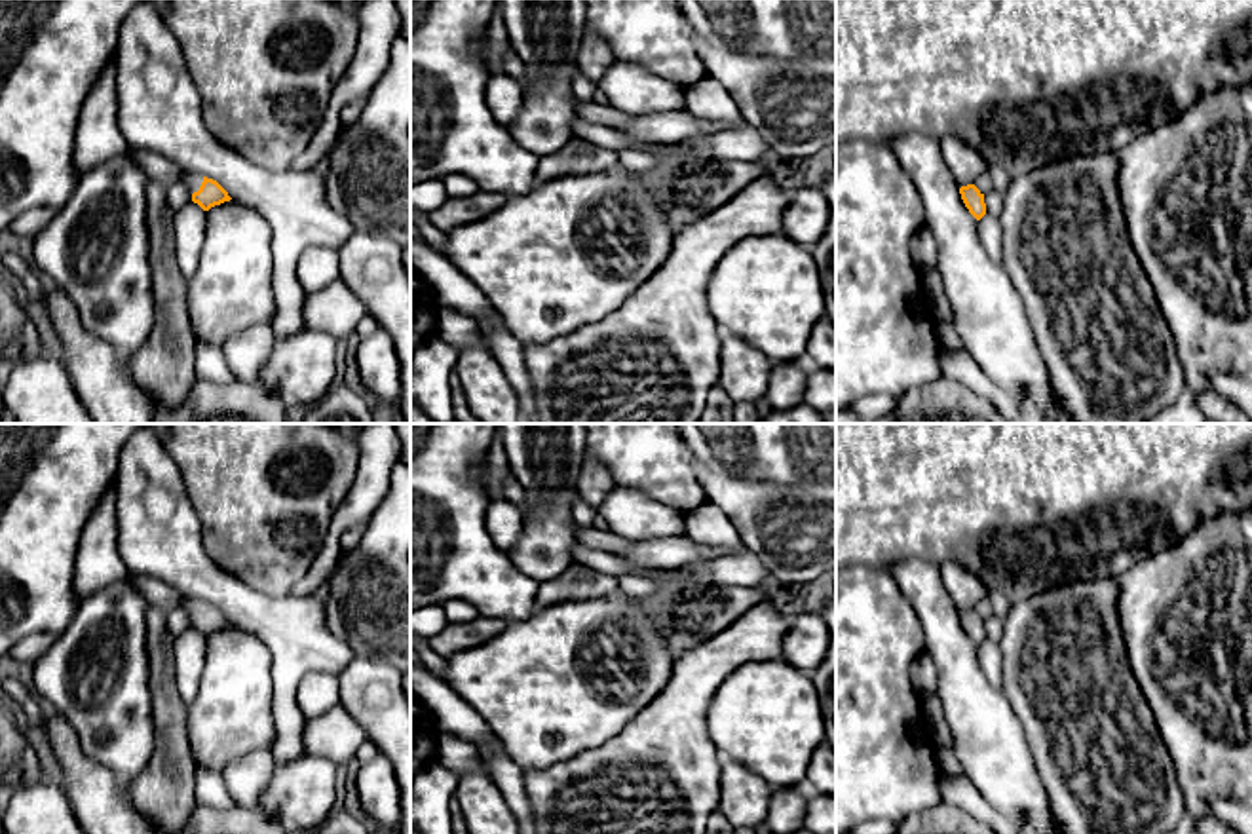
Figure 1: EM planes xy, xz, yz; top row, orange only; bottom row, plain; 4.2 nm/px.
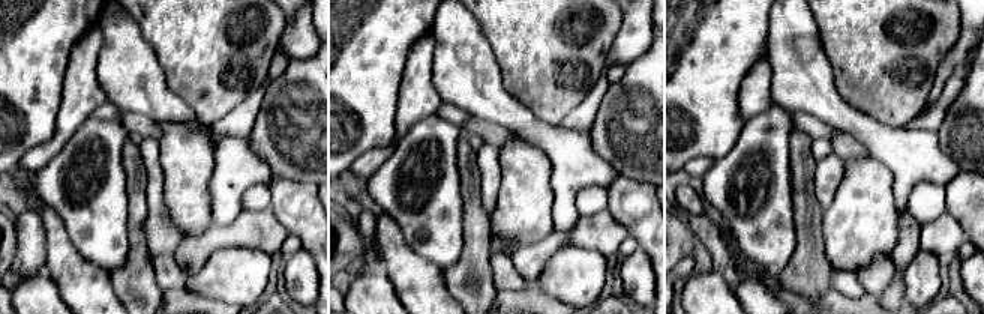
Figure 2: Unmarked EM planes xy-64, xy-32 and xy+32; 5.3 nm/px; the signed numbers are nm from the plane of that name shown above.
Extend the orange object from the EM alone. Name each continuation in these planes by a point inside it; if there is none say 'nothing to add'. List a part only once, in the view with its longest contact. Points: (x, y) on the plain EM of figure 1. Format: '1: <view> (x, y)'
1: xy (192, 606)

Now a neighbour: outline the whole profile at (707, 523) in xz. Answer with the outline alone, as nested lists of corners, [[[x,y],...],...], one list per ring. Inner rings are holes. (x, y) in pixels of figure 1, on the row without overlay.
[[[705,502],[684,513],[686,536],[718,549],[743,549],[743,540],[722,507]]]

